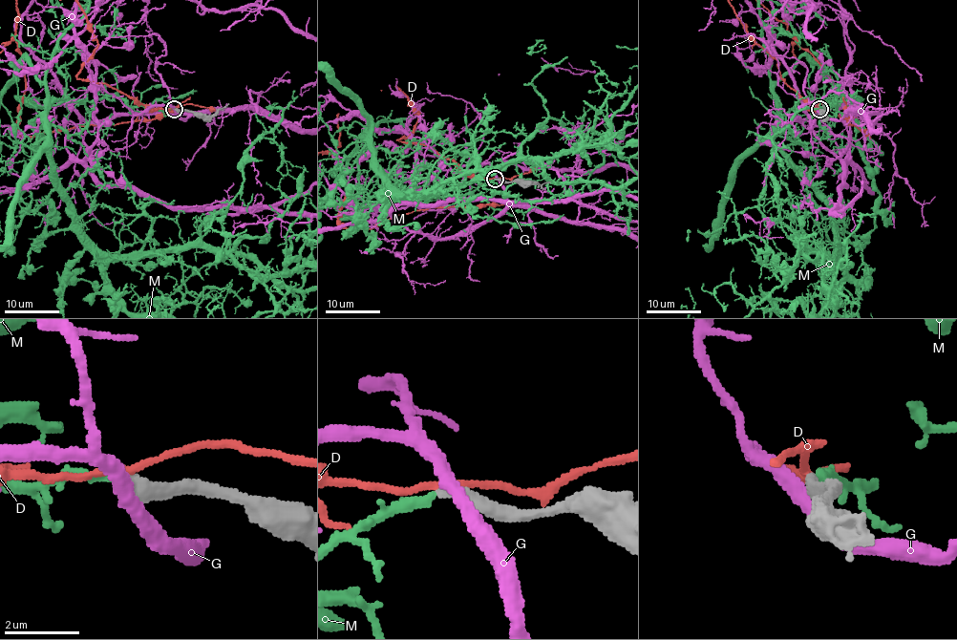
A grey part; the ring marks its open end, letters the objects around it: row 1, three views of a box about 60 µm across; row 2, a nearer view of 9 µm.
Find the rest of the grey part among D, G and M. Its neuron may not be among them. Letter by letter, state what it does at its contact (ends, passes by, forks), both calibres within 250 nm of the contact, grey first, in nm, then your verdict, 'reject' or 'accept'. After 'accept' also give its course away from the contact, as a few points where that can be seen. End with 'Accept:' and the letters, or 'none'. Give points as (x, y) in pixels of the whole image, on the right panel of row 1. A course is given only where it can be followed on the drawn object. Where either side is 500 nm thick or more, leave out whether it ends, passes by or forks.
D: it passes by; 400 nm thick on the grey side, 170 nm on the other; reject
G: it passes by; 460 nm thick on the grey side, 400 nm on the other; reject
M: it ends there; 360 nm thick on the grey side, 280 nm on the other; accept; it runs (819, 109), (842, 98), (804, 99), (736, 168), (709, 246), (783, 176), (797, 121)
Accept: M

